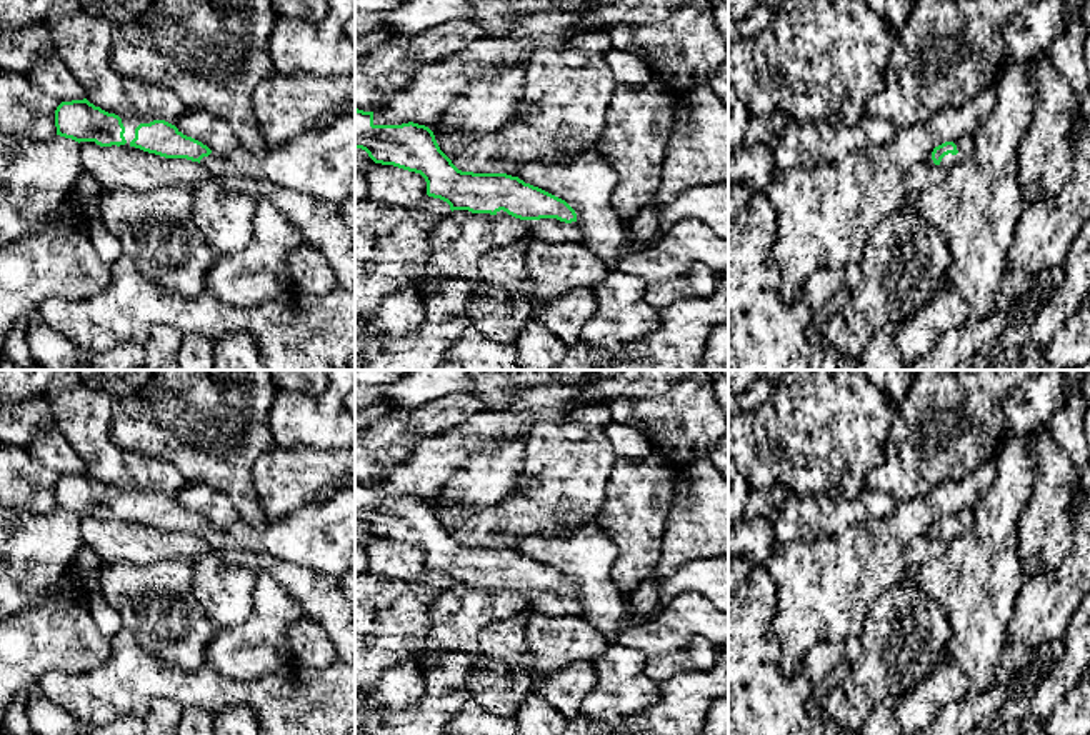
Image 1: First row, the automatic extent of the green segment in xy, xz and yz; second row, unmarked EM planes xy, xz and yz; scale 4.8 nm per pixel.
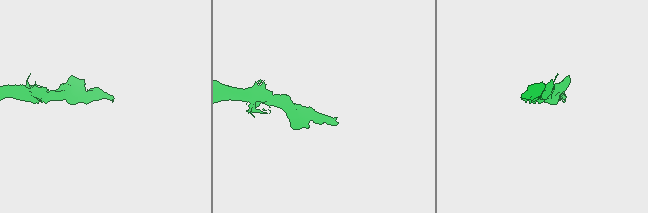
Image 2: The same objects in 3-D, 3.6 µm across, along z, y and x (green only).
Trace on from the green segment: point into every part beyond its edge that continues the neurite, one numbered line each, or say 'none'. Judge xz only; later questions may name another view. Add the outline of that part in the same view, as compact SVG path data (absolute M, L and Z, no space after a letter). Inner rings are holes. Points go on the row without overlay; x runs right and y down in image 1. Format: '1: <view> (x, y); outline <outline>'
1: xz (552, 604); outline M557 592L525 593L528 600L527 613L542 613L550 617L578 615L583 617L583 607L577 595L565 597Z

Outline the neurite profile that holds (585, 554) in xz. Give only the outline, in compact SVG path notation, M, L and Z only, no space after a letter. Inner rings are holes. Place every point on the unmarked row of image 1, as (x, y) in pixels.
M595 522L583 523L567 535L525 537L517 550L565 573L577 587L583 617L608 643L618 642L632 622L610 577L618 548Z

